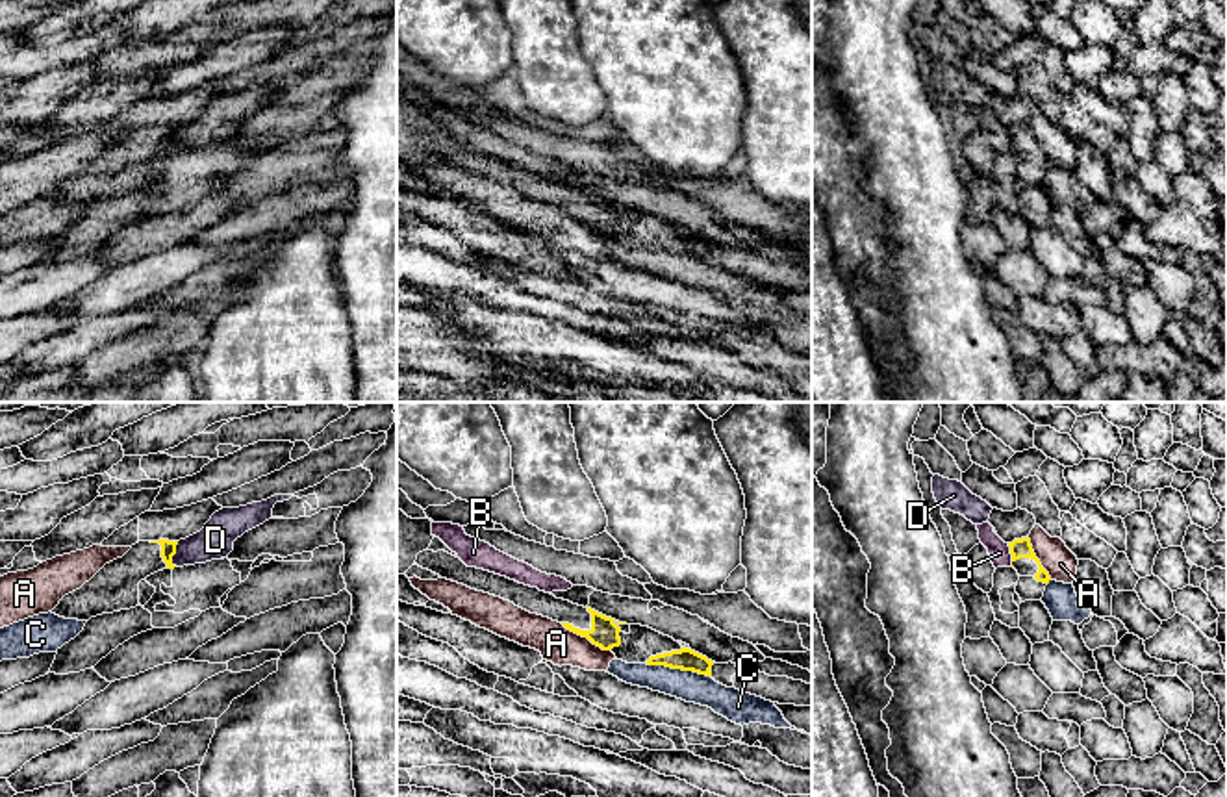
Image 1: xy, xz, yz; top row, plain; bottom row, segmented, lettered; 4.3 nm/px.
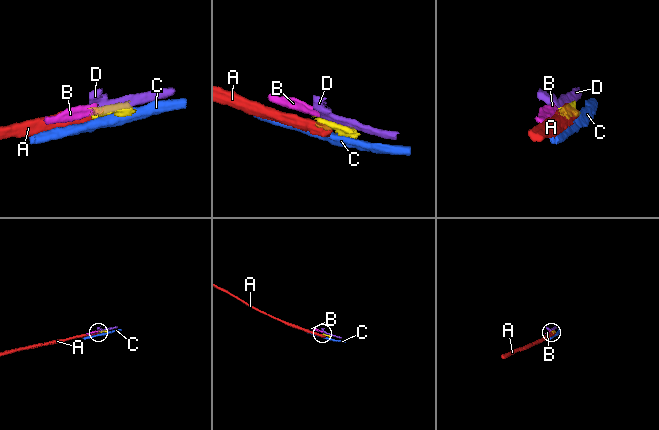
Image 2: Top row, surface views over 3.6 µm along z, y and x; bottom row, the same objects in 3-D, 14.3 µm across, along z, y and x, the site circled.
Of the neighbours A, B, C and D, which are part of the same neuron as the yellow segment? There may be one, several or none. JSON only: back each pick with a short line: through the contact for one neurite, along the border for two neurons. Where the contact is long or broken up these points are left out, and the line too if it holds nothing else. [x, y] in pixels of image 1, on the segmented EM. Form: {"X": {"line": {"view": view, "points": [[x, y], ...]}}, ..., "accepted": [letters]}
{"accepted": []}

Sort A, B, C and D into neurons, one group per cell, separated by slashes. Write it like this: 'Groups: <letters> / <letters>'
Groups: A / B D / C

